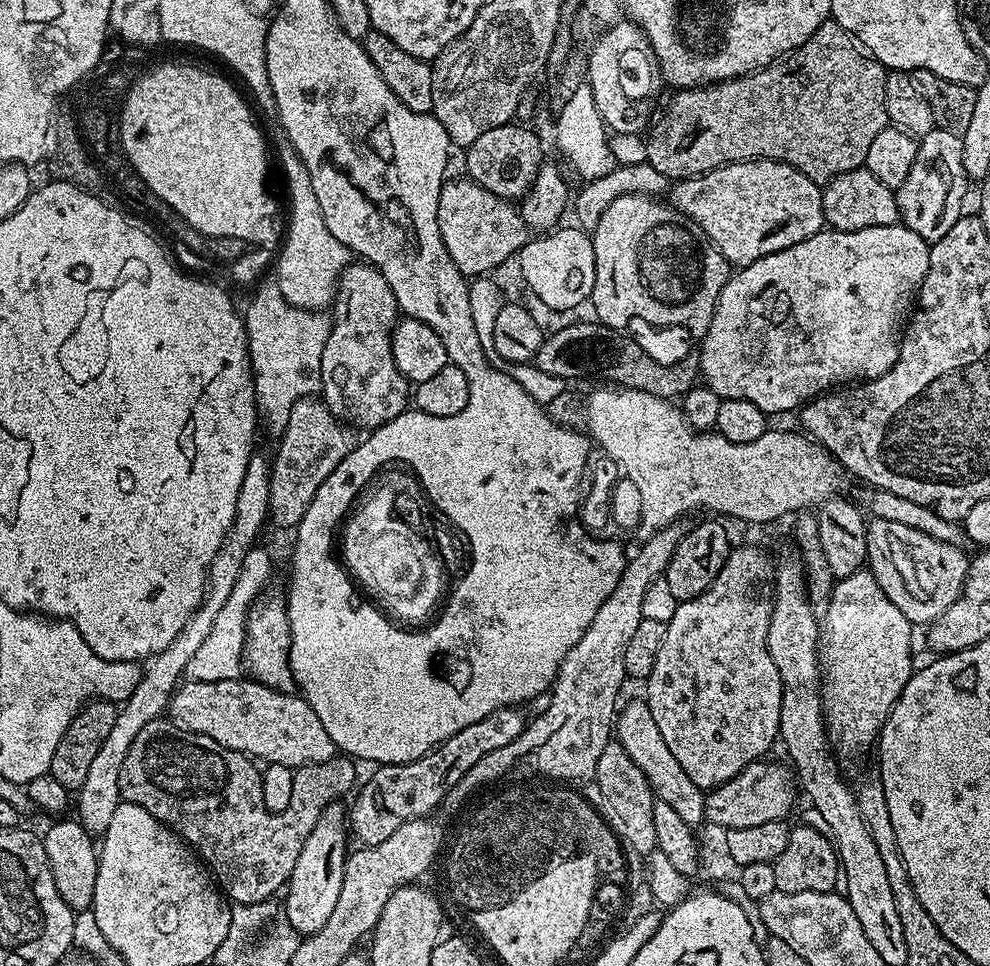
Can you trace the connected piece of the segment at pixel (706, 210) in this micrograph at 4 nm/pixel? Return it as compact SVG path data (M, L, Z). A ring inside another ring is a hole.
M743 160L737 164L724 164L721 168L705 172L703 176L677 180L670 188L670 203L702 226L716 249L732 266L753 264L758 262L758 258L766 258L766 254L798 246L798 242L806 242L806 238L818 234L825 227L821 185L794 170L794 166L773 160Z

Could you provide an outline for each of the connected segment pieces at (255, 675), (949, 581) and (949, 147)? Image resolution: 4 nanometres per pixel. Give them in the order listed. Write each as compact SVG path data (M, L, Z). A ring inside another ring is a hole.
M275 586L260 593L258 599L248 608L246 618L246 638L244 639L243 667L251 679L279 692L292 692L296 679L292 677L290 658L290 618L288 617L288 597Z
M875 518L869 519L867 521L868 525L868 559L866 561L867 571L871 572L873 578L878 582L878 586L882 586L882 594L886 594L886 598L890 598L890 602L894 602L894 606L898 606L898 610L902 610L902 614L906 614L908 621L912 623L913 626L927 626L932 623L933 620L937 620L942 614L946 614L946 610L950 610L950 606L954 606L954 602L959 598L959 596L964 595L964 583L968 577L968 566L970 563L969 553L964 553L965 550L959 544L951 544L950 542L940 542L938 538L930 538L930 534L922 534L922 530L914 530L910 526L902 526L902 522L886 522L885 520L877 520Z
M933 128L930 134L919 137L916 146L916 161L906 174L906 182L895 189L899 223L905 224L922 239L934 242L948 233L950 226L958 222L964 208L964 195L968 192L970 181L962 166L963 139L941 128Z

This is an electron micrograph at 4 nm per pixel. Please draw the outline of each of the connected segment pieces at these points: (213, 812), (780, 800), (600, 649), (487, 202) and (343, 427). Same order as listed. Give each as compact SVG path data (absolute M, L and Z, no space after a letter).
M161 718L150 722L146 726L142 726L142 734L138 734L134 738L134 742L130 746L130 754L126 754L126 762L122 762L122 774L118 774L121 801L125 804L142 806L157 822L168 825L177 836L184 837L194 849L196 855L210 869L211 875L214 877L221 893L233 905L271 901L275 897L275 892L279 888L281 891L287 885L290 874L294 874L294 865L298 863L298 854L302 854L302 846L306 846L306 839L310 836L310 830L314 830L314 822L318 822L318 818L322 818L322 810L326 810L326 806L335 804L341 798L344 798L340 796L346 795L348 791L351 793L354 785L357 783L355 768L357 765L347 755L337 754L333 760L327 760L321 764L304 764L291 773L292 780L290 782L290 794L286 798L288 801L286 810L273 814L264 811L261 786L262 774L259 767L256 768L255 766L258 767L255 761L243 752L230 751L228 748L222 747L220 743L214 742L213 739L206 738L205 735L198 735L196 732L186 732L176 724L173 724L169 719Z
M767 759L747 764L730 782L720 788L711 789L704 798L704 814L707 823L717 824L720 830L759 826L762 822L787 821L796 804L798 784L794 772L787 763L767 764Z
M677 522L651 533L645 539L648 541L633 556L631 553L622 578L618 578L618 586L610 590L610 598L602 602L598 614L594 614L594 622L586 626L586 634L574 642L560 663L560 673L550 689L551 705L546 714L529 719L524 725L524 732L518 734L510 746L502 746L502 750L490 750L486 758L478 758L478 762L466 770L463 778L449 787L447 807L459 809L473 793L488 786L483 784L506 775L519 760L527 756L538 771L553 776L556 782L591 781L595 777L598 757L614 736L614 721L618 715L616 699L620 696L620 687L626 684L626 645L634 635L634 630L638 630L638 622L645 620L642 598L646 598L650 582L664 575L670 558L674 558L674 550L686 531L685 525L682 525Z
M467 178L445 179L444 189L438 198L438 230L450 258L454 258L458 270L466 278L480 278L485 274L492 274L499 264L504 264L511 256L513 259L519 254L522 246L526 246L530 239L530 229L520 217L519 207L513 201L498 198L498 194L490 194L490 190Z
M309 398L294 402L290 410L290 418L286 422L286 430L278 437L280 449L270 460L272 470L272 481L270 482L270 498L268 499L268 515L271 523L276 523L280 528L295 529L302 522L314 494L318 494L318 486L330 478L330 474L340 465L342 458L350 455L358 443L358 436L349 425L339 420L327 404L320 398Z

